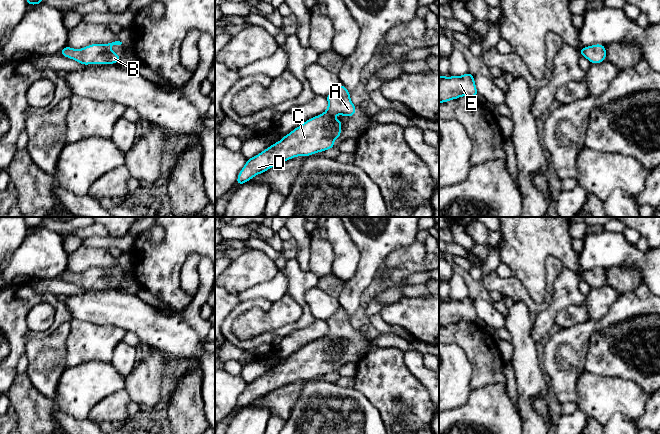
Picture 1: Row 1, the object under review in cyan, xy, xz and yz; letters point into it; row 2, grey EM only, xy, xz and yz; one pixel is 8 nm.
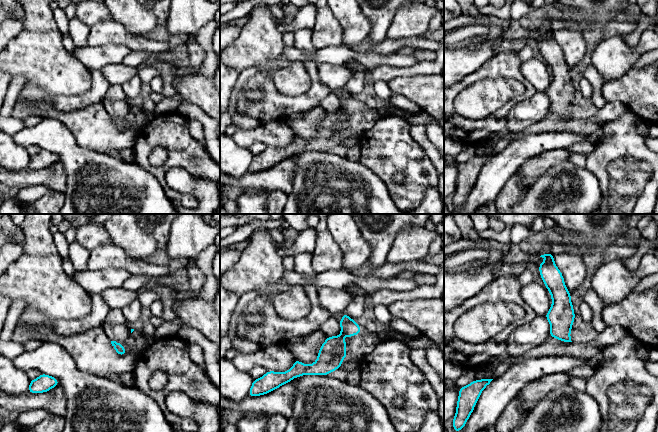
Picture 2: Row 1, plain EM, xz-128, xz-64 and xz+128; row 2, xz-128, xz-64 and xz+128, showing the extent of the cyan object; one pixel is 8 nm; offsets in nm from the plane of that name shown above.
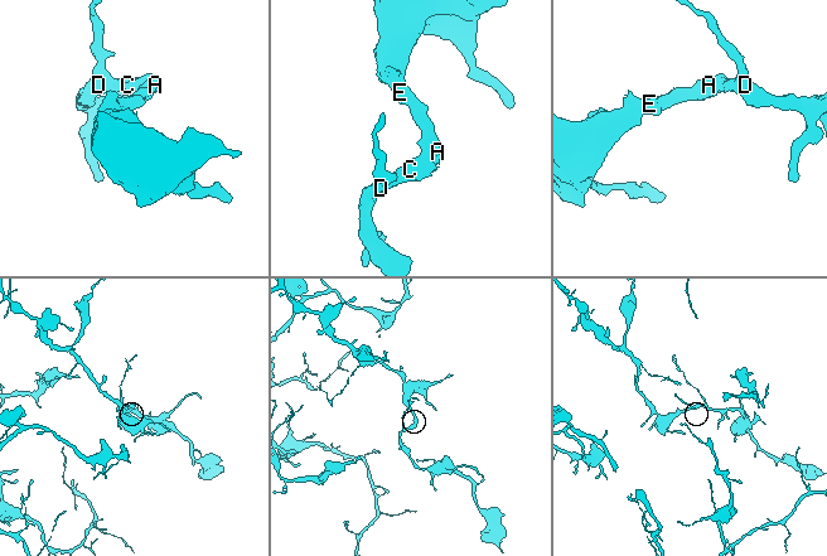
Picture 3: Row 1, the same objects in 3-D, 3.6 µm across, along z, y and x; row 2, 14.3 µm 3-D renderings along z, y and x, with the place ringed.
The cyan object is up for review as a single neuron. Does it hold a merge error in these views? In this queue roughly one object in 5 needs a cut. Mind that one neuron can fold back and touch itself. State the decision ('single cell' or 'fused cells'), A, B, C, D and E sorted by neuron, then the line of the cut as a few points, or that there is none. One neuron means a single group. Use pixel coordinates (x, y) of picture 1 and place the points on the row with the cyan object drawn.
single cell | A B C D E | no cut

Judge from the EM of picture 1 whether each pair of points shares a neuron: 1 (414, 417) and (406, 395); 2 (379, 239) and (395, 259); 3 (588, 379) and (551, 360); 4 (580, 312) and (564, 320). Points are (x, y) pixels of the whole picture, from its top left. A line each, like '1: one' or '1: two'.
1: one
2: two
3: two
4: one

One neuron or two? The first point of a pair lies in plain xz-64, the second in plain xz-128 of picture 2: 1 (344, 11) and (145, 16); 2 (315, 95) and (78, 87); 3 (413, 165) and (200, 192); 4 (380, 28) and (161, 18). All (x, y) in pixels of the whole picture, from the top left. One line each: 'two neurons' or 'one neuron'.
1: one neuron
2: two neurons
3: two neurons
4: one neuron

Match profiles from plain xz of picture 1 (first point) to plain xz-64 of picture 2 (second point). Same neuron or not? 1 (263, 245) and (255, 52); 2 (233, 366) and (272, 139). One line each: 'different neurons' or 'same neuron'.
1: different neurons
2: same neuron

